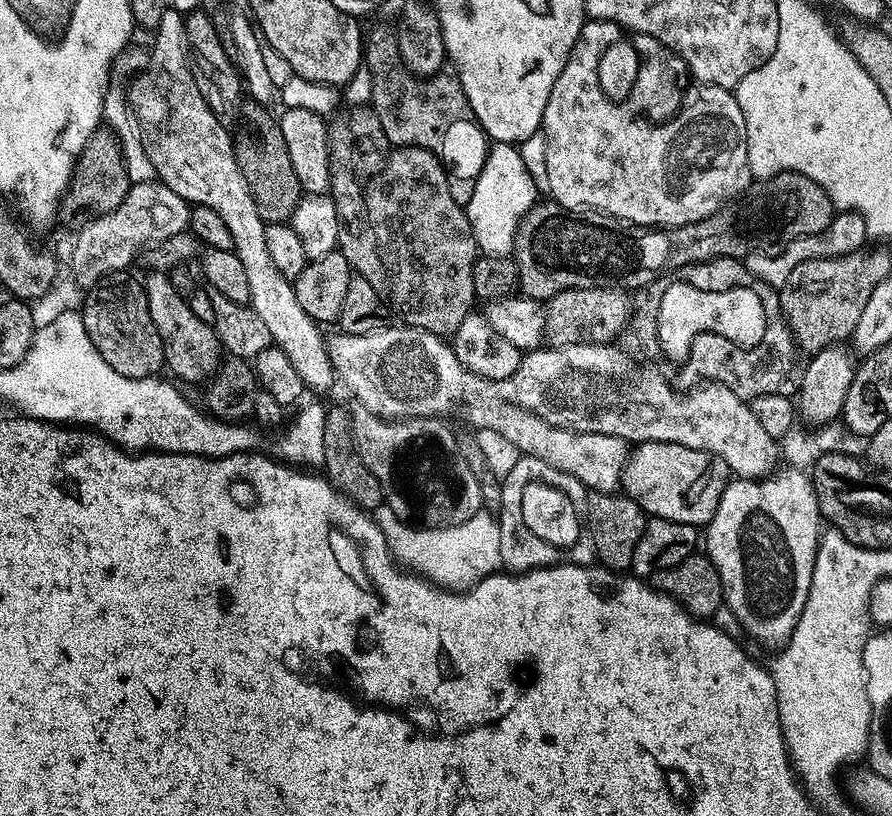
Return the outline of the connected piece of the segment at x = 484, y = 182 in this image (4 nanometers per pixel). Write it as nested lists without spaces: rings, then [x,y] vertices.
[[[493,143],[480,175],[471,187],[472,197],[468,204],[466,200],[466,211],[477,249],[485,256],[512,256],[516,227],[538,200],[538,189],[522,162],[519,147],[515,144]]]

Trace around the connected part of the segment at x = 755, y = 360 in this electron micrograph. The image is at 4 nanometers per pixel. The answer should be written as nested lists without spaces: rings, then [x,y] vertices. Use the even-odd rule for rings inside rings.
[[[768,304],[768,308],[764,307],[764,312],[768,316],[764,322],[766,334],[762,338],[758,338],[756,342],[750,342],[739,352],[740,369],[734,368],[722,376],[722,383],[731,392],[749,402],[766,394],[795,397],[801,380],[802,364],[796,361],[798,349],[796,341],[792,338],[792,332],[787,324],[772,324],[772,304]],[[776,356],[780,356],[780,364],[776,364]]]

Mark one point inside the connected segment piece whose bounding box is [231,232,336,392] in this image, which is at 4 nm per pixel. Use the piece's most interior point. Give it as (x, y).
(273, 298)

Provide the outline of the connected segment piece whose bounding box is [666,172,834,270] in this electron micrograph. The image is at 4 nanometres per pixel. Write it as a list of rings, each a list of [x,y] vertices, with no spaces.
[[[780,172],[771,180],[757,183],[735,202],[725,204],[710,214],[710,218],[702,218],[702,222],[681,228],[667,229],[667,267],[675,270],[685,268],[688,264],[702,264],[718,256],[743,258],[757,250],[772,250],[781,242],[803,236],[819,236],[831,226],[833,219],[834,209],[830,198],[826,190],[818,186],[818,182],[806,178],[806,174]]]

